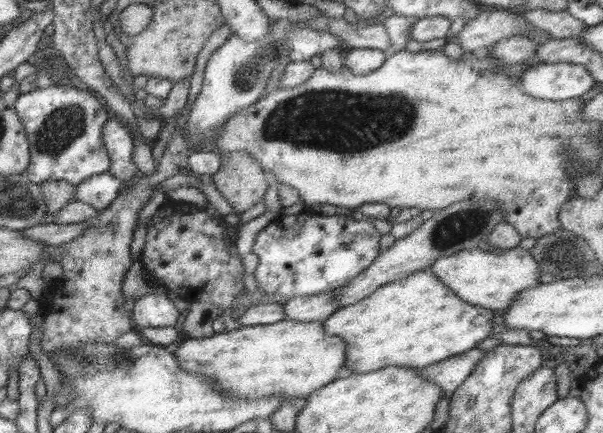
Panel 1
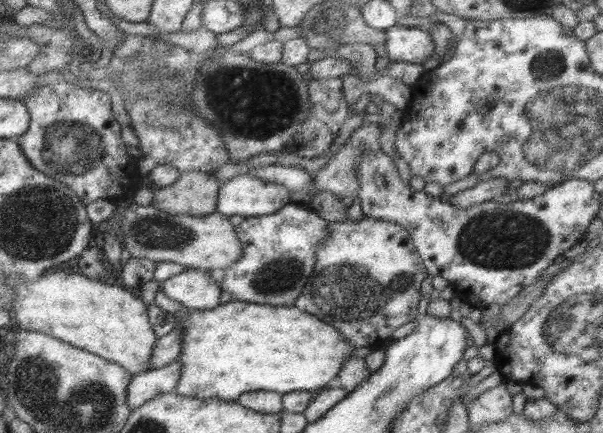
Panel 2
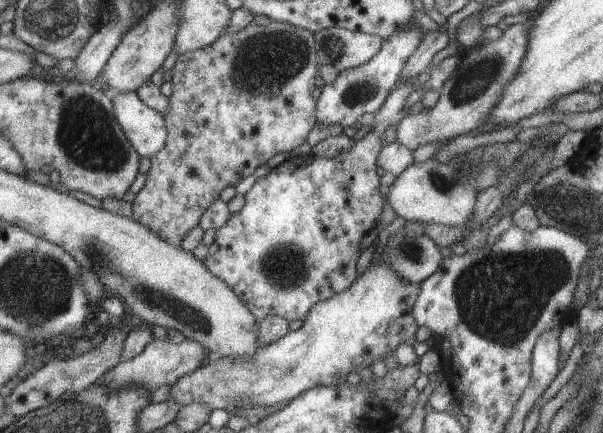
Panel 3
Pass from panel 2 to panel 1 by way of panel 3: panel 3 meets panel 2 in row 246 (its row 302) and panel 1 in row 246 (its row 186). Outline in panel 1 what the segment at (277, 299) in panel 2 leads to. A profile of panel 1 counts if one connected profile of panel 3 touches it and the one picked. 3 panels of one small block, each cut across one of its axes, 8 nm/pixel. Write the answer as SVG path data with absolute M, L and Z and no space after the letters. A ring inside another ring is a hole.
M310 210L279 216L257 232L251 246L250 252L258 258L252 272L257 290L288 299L337 289L375 260L381 250L379 237L368 218L356 220L350 215L325 216Z

